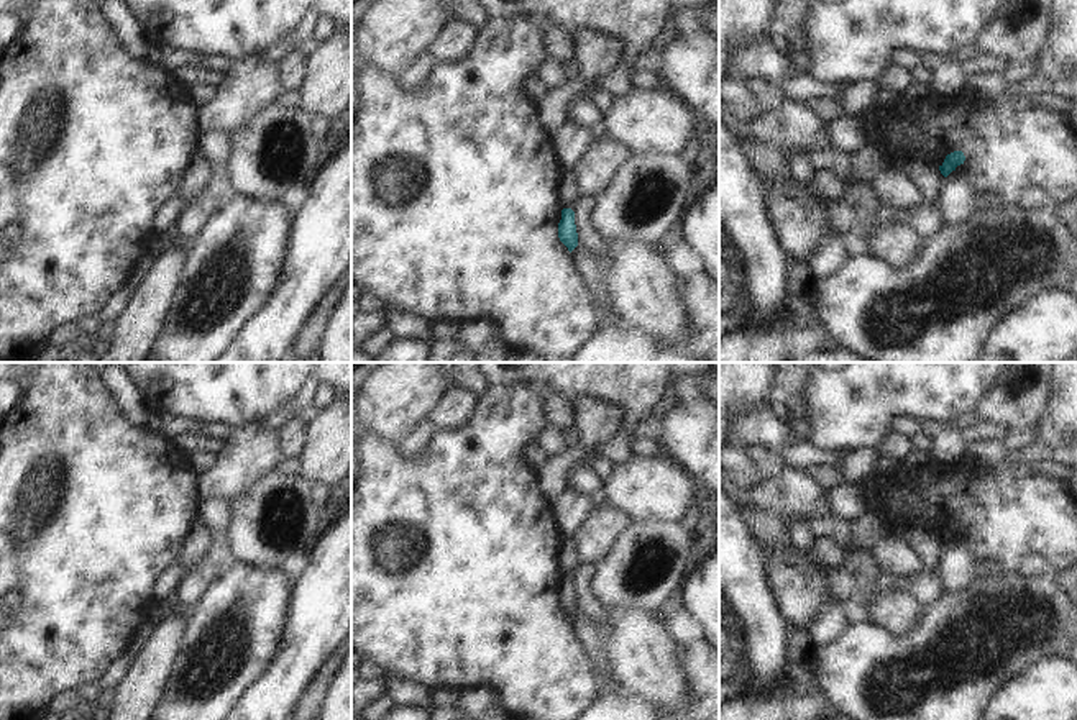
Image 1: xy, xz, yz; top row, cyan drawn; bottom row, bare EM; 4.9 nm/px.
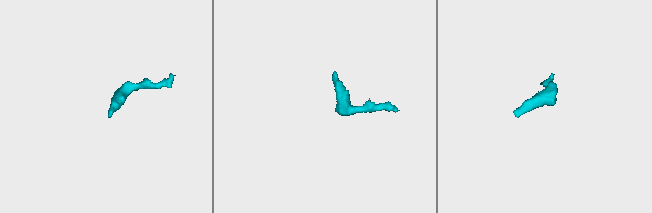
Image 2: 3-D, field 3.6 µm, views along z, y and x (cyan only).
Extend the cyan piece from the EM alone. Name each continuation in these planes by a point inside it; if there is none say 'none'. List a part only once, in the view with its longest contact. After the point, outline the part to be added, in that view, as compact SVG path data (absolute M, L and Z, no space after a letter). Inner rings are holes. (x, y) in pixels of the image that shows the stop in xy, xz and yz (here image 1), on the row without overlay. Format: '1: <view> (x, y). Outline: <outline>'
none.

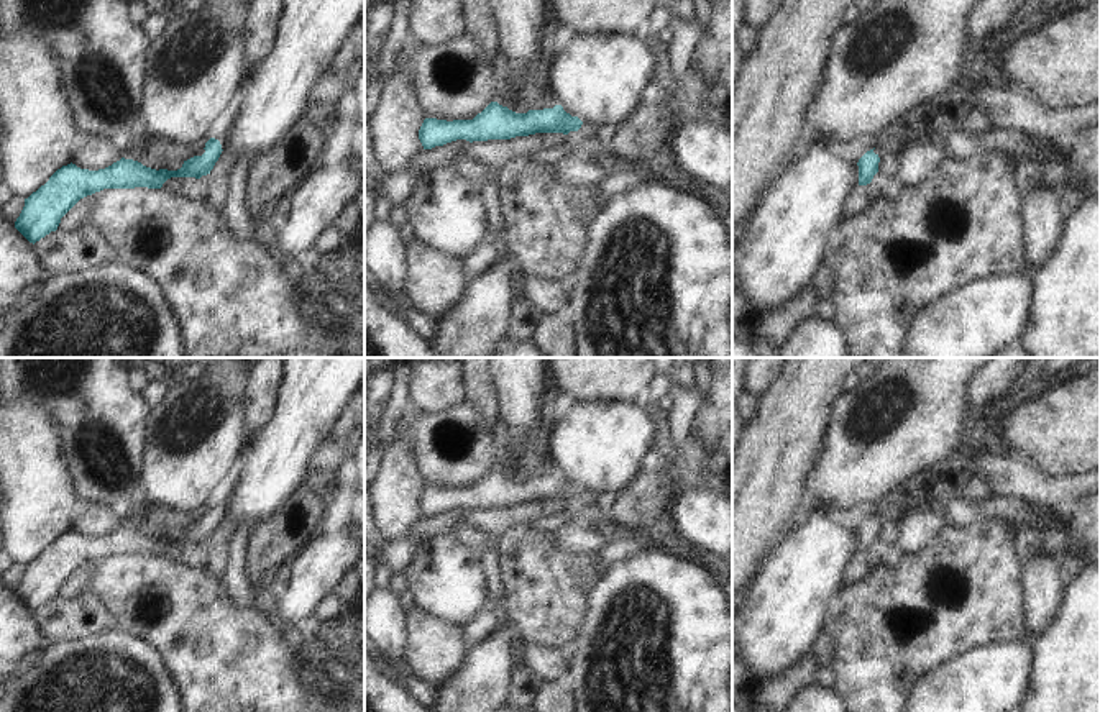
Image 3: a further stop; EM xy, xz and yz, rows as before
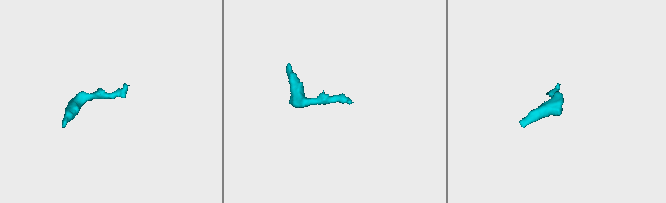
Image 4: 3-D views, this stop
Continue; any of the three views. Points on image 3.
1: xz (503, 442). Outline: M501 417L496 418L496 423L491 430L491 443L494 446L494 463L491 469L497 469L499 472L506 474L516 445Z

